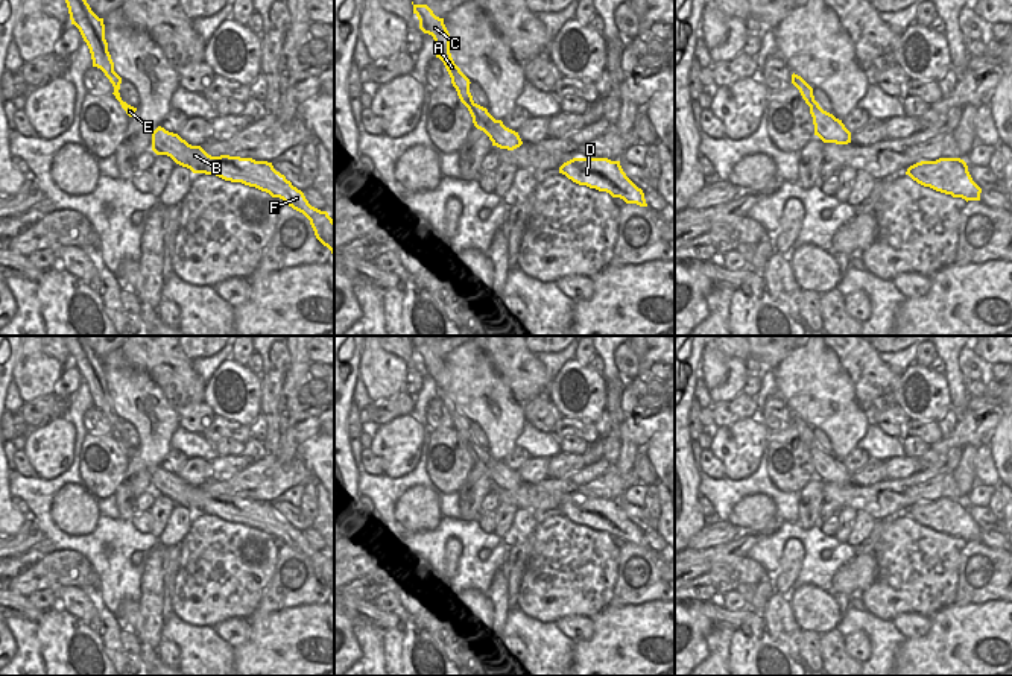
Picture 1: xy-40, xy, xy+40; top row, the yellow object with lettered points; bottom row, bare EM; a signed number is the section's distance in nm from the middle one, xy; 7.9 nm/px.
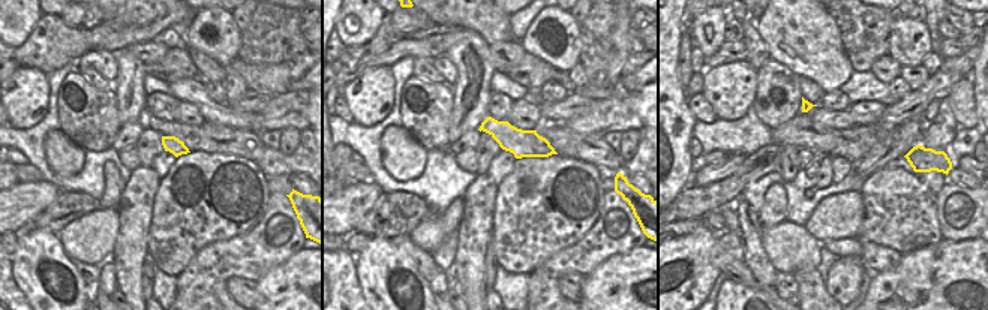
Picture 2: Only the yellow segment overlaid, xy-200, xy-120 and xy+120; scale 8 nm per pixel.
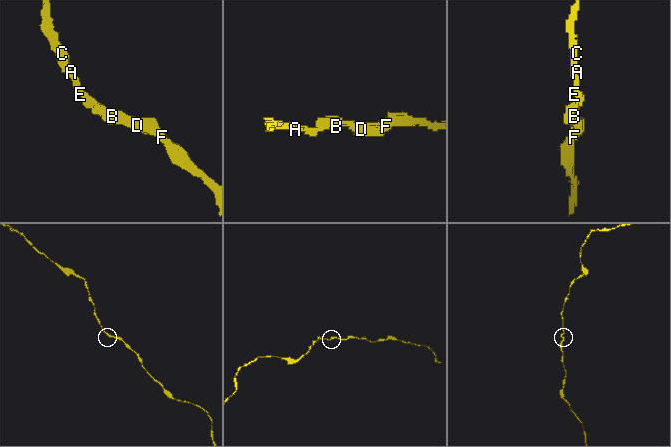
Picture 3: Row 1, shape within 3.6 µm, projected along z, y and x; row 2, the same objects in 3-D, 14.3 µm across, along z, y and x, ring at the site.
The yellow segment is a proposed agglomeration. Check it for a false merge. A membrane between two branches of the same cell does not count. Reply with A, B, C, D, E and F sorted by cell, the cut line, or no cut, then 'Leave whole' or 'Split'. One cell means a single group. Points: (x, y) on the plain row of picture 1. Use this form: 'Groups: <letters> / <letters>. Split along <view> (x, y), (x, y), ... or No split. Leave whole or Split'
Groups: A B C D E F. No split. Leave whole

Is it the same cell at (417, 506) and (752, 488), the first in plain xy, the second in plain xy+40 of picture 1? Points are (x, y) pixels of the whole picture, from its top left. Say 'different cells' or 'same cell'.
different cells

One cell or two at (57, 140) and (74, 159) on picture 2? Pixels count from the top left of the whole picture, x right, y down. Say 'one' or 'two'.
one

